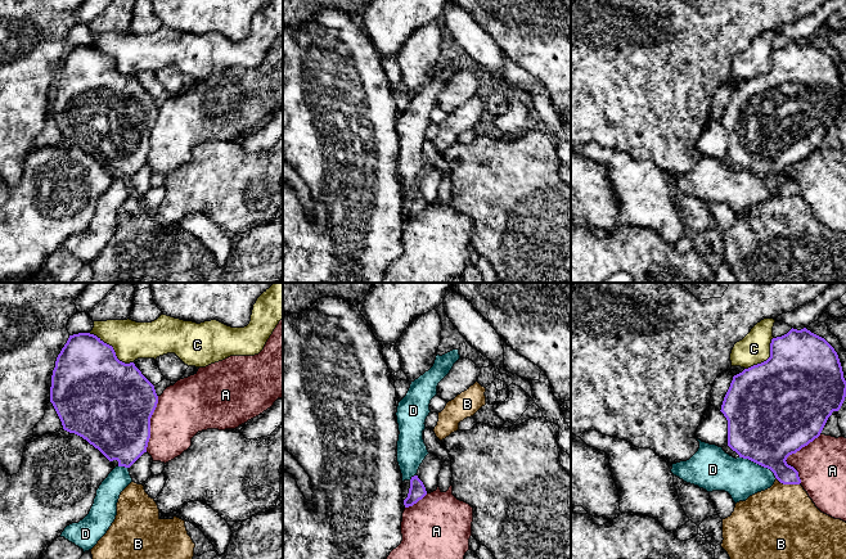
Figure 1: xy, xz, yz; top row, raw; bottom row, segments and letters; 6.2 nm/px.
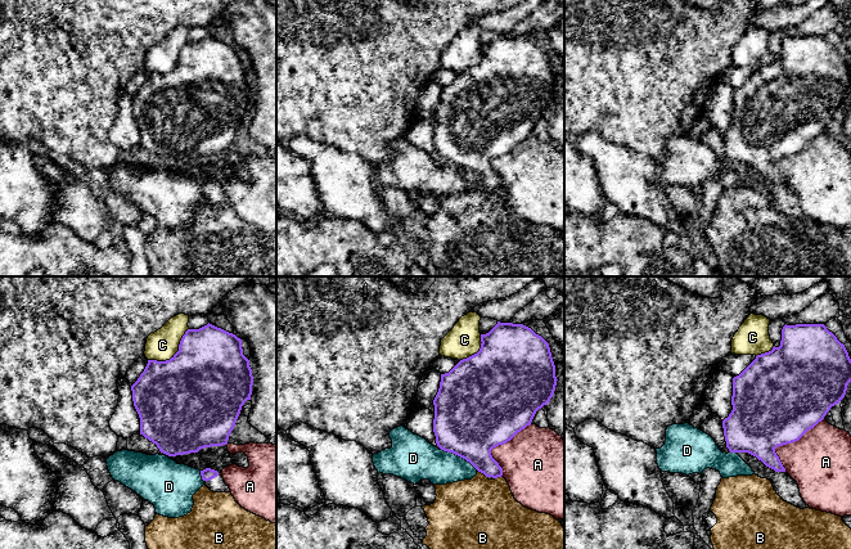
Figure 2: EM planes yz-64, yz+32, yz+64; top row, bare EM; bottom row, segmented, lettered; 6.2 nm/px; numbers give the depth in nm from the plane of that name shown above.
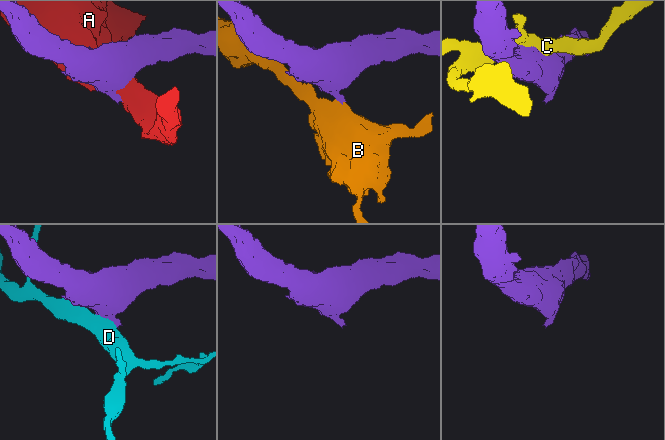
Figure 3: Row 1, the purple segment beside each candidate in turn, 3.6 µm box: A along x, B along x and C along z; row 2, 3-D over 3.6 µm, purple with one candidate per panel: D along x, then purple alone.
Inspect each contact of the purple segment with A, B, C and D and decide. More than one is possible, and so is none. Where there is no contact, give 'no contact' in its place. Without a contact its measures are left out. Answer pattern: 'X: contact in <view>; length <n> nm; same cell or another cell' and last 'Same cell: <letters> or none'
A: contact in xy; length 360 nm; another cell
B: contact in yz; length 160 nm; another cell
C: contact in xy; length 340 nm; another cell
D: contact in yz; length 280 nm; another cell
Same cell: none

